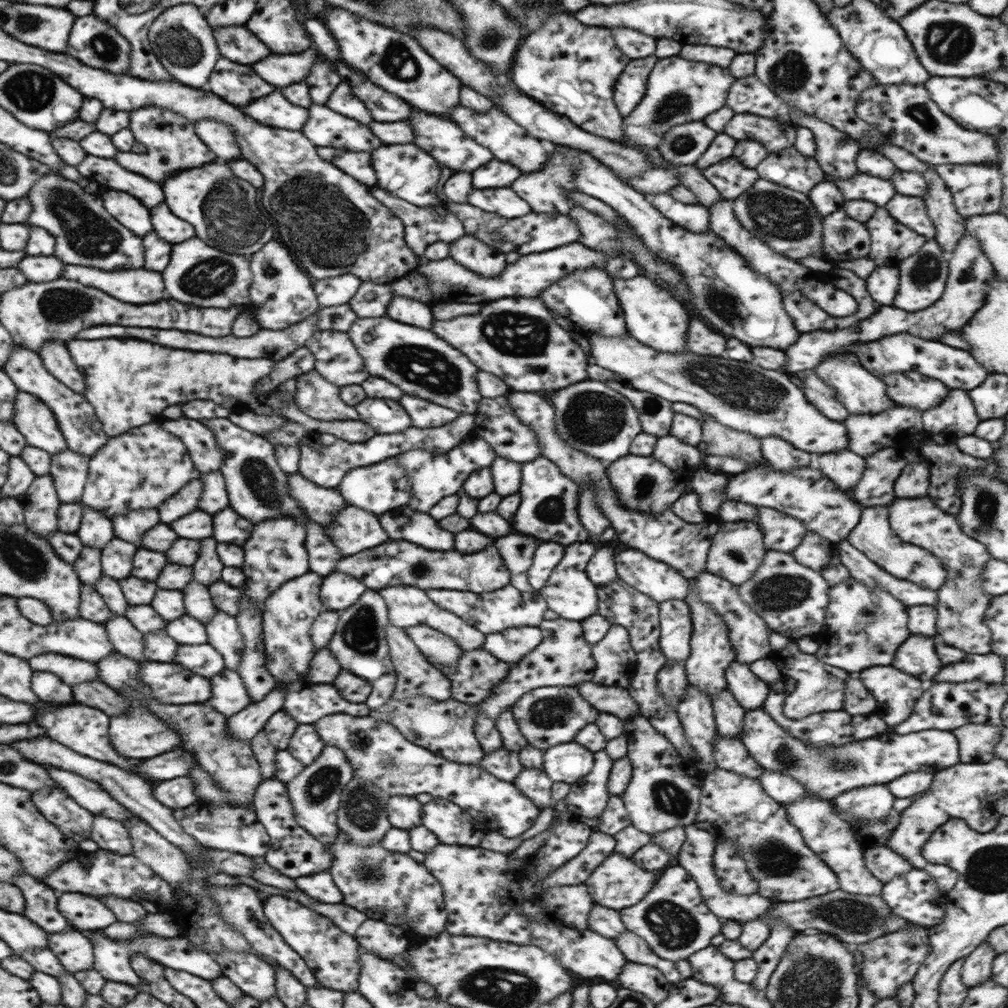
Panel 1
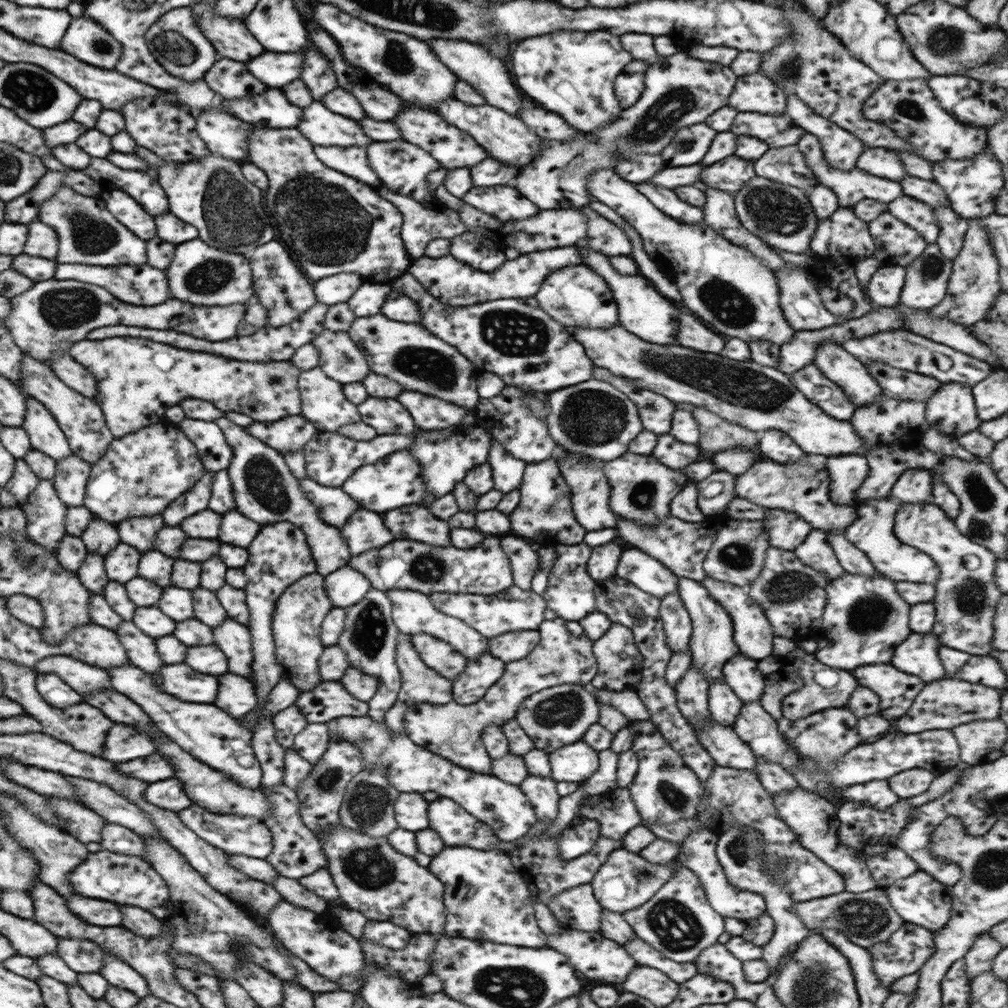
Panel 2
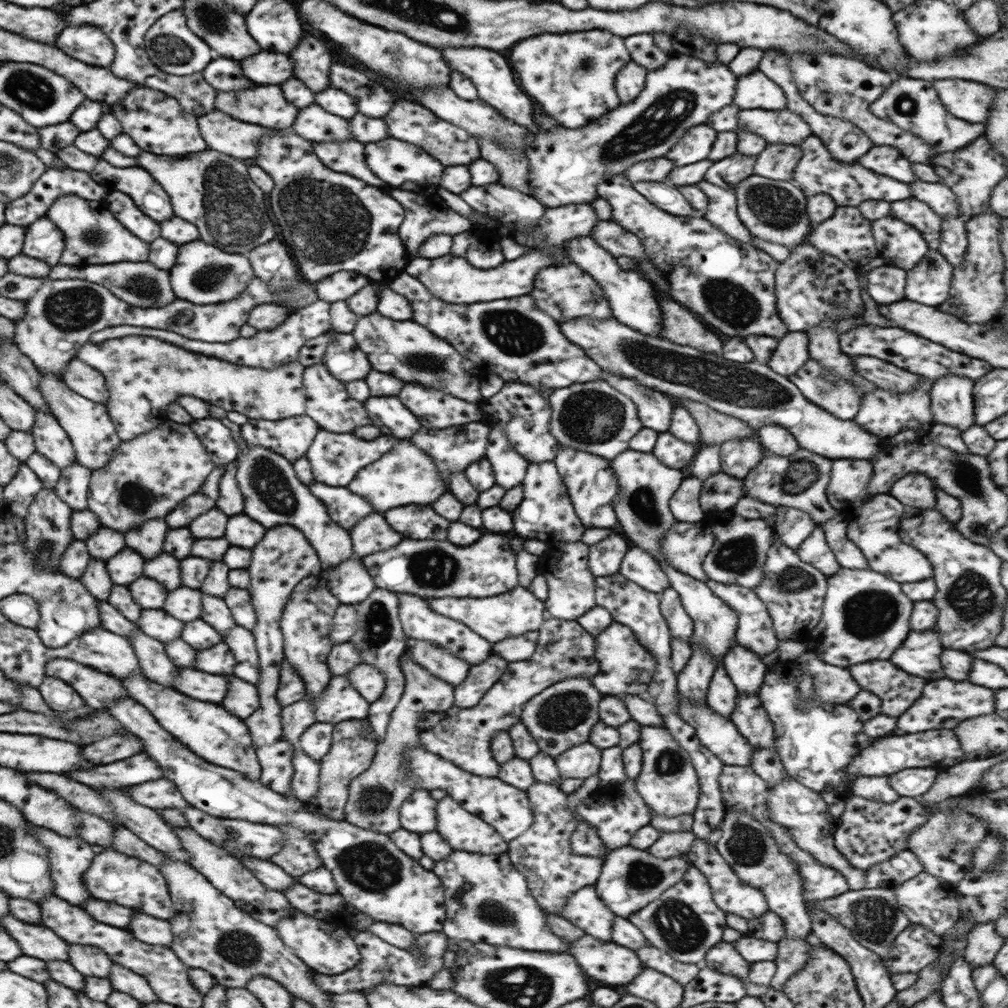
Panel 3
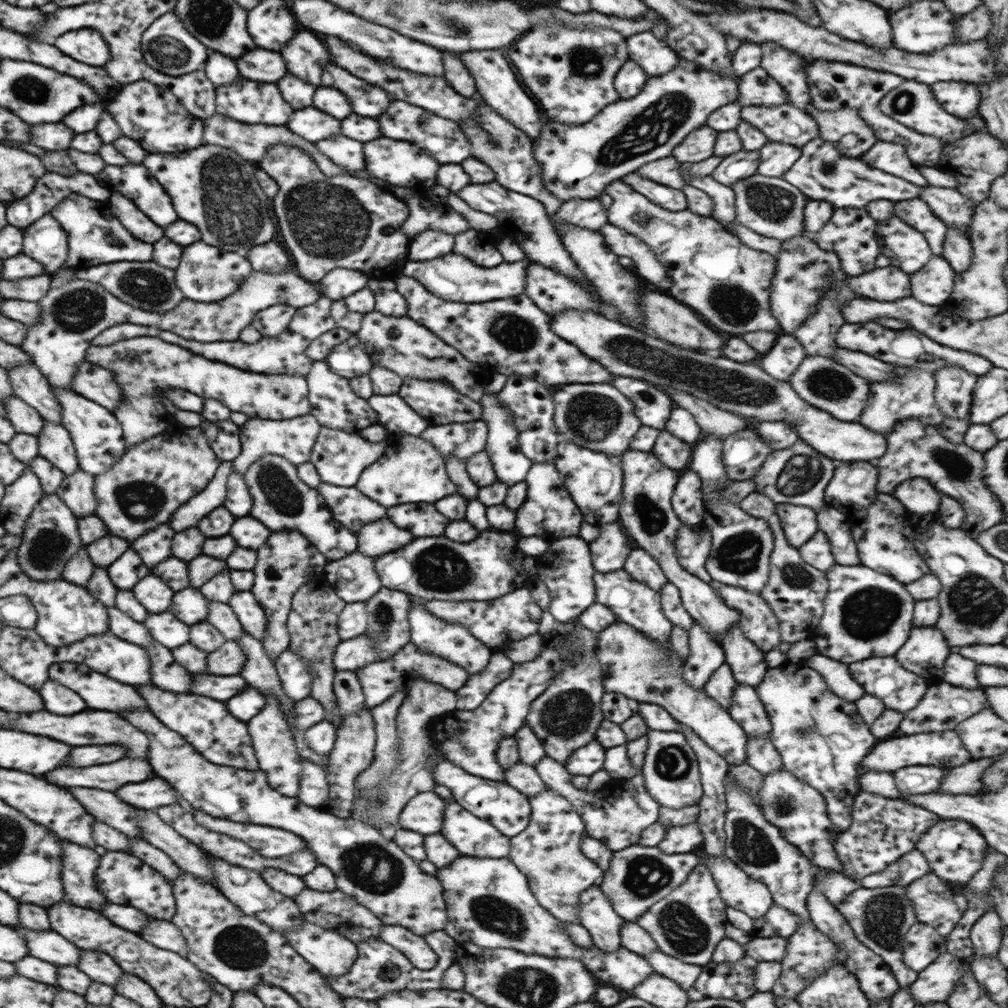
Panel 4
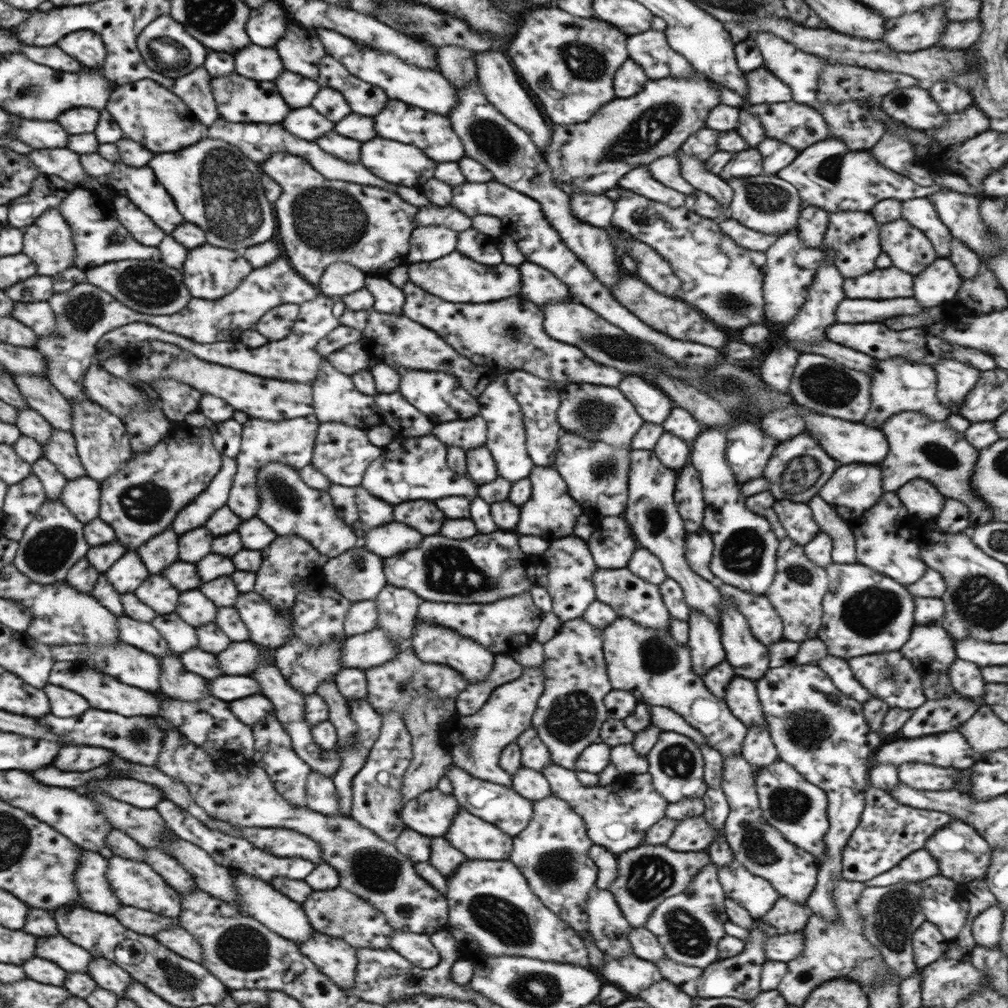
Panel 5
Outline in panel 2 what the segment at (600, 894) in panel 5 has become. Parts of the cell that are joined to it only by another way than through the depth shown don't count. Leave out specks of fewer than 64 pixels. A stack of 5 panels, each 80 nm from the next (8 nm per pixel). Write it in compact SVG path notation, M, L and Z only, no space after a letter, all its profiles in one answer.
M591 883L559 892L548 901L548 908L565 928L601 934L601 910Z

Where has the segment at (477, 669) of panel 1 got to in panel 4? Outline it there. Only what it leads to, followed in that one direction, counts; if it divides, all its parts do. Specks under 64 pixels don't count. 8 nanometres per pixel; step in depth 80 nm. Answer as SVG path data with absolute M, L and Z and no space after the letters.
M494 652L484 670L469 675L464 686L455 690L456 710L459 712L478 708L491 690L513 673L514 665L503 652Z

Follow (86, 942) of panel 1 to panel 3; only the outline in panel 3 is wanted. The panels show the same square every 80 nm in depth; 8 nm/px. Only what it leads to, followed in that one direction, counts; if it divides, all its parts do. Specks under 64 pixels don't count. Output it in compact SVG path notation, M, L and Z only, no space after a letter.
M69 943L68 962L84 977L104 978L110 976L113 962L102 949L92 945Z

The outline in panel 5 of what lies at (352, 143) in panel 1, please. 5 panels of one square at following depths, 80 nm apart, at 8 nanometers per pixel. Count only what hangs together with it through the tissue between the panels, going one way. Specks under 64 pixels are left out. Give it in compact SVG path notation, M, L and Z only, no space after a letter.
M310 106L292 110L282 124L286 130L290 130L298 138L306 138L306 140L316 140L334 128L332 122L328 122L324 116L316 114L316 110L312 110Z

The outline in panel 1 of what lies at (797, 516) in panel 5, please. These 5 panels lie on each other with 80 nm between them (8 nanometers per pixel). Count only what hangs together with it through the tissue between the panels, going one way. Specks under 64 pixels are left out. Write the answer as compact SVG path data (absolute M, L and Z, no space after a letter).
M757 507L757 510L758 516L754 522L760 526L760 529L764 534L763 543L764 547L767 548L767 551L779 551L791 554L801 544L808 529L804 527L802 522L796 521L796 519L784 515L778 510L766 507Z

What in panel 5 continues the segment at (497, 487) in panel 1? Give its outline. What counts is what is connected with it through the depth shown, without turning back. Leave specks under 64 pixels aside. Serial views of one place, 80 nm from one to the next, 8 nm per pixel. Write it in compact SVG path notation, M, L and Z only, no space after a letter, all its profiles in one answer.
M502 374L492 380L484 392L477 396L477 400L481 406L479 415L487 422L485 446L488 447L495 460L498 476L505 478L508 483L512 484L523 478L529 478L535 464L526 450L526 433L520 405L508 392L505 378L506 374Z

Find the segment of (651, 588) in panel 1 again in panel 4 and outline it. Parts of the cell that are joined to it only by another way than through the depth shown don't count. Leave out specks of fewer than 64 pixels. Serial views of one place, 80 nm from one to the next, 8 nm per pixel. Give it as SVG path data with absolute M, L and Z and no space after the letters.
M637 546L630 552L623 570L638 582L658 592L667 583L666 575L656 559Z

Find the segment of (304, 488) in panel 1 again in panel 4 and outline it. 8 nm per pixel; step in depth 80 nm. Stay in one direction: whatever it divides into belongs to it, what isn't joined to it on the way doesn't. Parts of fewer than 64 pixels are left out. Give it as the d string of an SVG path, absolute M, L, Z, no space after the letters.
M322 483L316 490L324 497L333 518L355 535L360 532L364 524L386 516L384 506L367 498L355 486L342 487Z

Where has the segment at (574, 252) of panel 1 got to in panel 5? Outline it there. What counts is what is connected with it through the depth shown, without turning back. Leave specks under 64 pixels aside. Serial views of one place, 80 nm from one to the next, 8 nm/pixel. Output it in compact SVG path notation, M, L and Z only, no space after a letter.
M451 252L435 261L409 263L407 267L408 278L413 284L418 284L430 294L436 294L438 298L444 298L446 302L470 304L494 302L517 296L522 287L518 266L508 266L508 264L484 266L461 252Z

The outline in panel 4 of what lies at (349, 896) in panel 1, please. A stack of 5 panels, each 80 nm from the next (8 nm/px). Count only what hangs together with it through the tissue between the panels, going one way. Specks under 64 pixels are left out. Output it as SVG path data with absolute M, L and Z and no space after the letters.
M134 709L131 711L120 711L118 712L122 718L125 718L132 726L135 726L138 730L146 733L149 743L149 764L153 769L155 776L167 780L176 790L181 794L194 808L209 814L210 816L216 818L223 818L229 821L239 822L239 823L248 823L248 824L257 824L267 827L282 828L282 830L287 830L297 834L302 837L307 846L311 848L311 851L316 855L317 860L320 865L327 866L336 877L336 889L344 892L346 896L350 896L356 900L358 904L365 906L372 914L375 914L384 925L398 925L411 930L414 934L418 936L425 936L428 933L443 930L444 925L447 921L447 910L446 903L443 897L443 886L439 879L435 876L426 874L419 865L419 861L414 861L413 858L410 858L397 844L393 839L388 839L386 835L382 834L380 830L370 826L370 824L365 824L363 821L356 820L352 817L350 818L340 818L334 816L329 812L315 809L314 807L304 804L301 800L298 800L298 797L289 797L283 794L280 794L277 790L274 790L267 781L266 775L262 771L250 771L250 770L241 770L228 766L219 766L213 763L208 762L202 754L200 754L189 742L186 742L186 739L183 736L180 736L174 730L164 726L148 709Z

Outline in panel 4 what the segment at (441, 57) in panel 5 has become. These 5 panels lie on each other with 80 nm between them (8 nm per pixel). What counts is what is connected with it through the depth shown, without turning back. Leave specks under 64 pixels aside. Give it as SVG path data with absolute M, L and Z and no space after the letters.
M443 51L444 78L458 94L465 97L475 97L477 90L474 78L468 73L459 54L460 52Z

